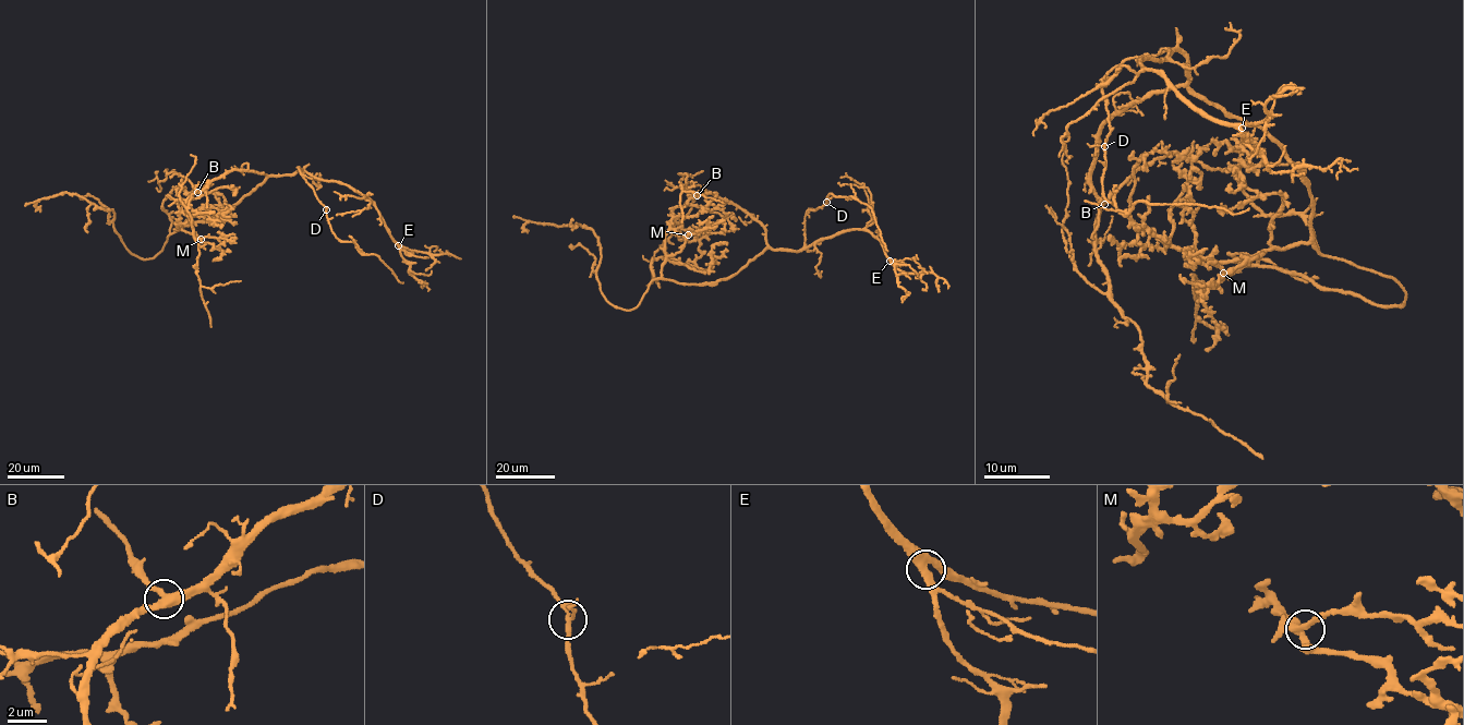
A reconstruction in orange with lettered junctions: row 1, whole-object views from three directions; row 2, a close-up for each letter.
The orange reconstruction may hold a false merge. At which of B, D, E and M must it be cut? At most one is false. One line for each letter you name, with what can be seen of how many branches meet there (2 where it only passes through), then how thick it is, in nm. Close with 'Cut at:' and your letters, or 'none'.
Cut at: none

